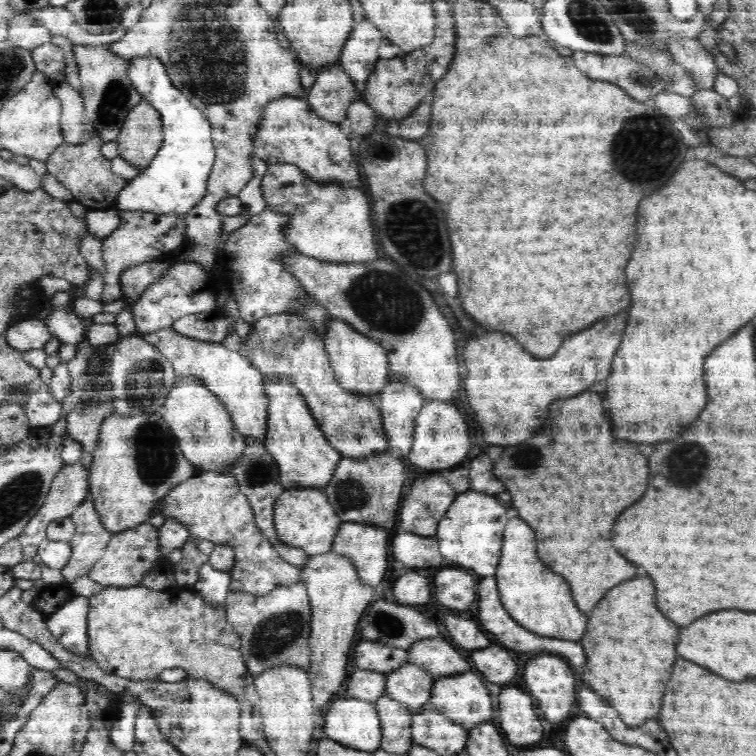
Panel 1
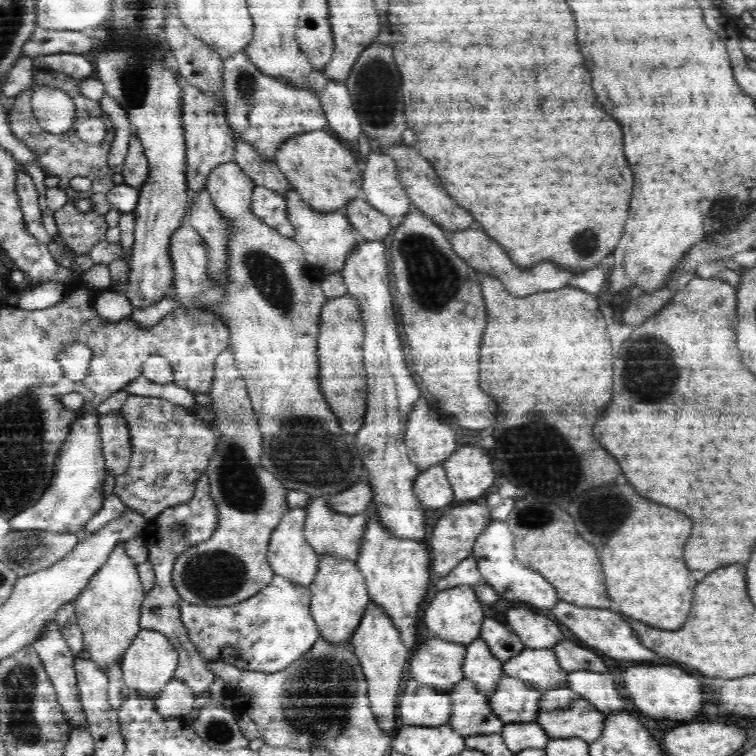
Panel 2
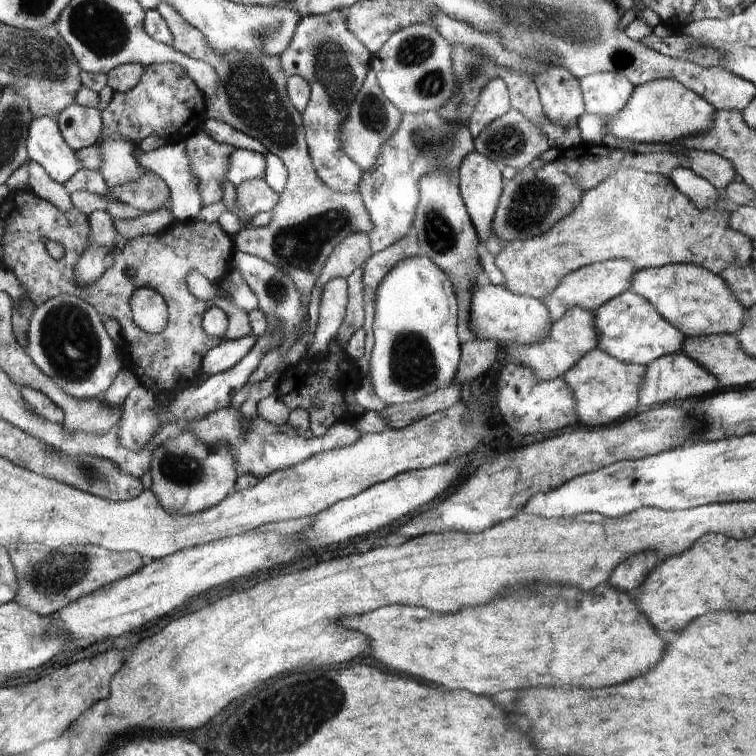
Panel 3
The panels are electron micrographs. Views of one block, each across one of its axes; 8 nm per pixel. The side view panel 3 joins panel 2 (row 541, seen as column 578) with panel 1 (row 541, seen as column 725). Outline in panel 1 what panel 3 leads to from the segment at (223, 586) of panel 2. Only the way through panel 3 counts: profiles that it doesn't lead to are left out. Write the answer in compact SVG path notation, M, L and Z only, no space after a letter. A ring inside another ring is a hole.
M202 471L177 484L161 500L161 514L180 522L197 540L227 544L234 549L234 568L230 570L230 593L244 593L251 597L265 597L280 587L304 584L300 567L280 558L279 551L259 529L251 503L240 490L231 474Z

